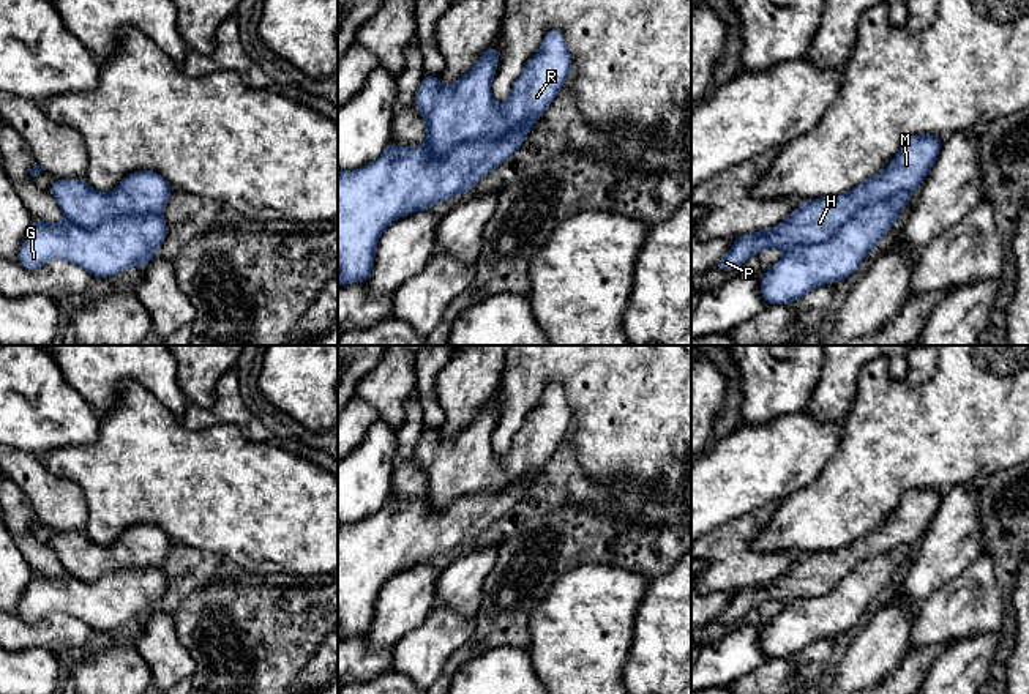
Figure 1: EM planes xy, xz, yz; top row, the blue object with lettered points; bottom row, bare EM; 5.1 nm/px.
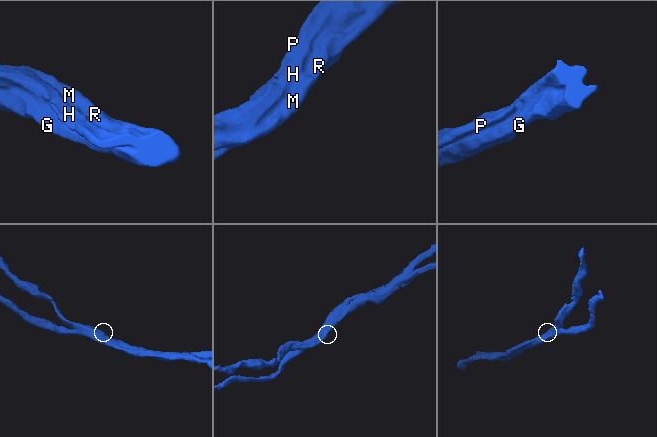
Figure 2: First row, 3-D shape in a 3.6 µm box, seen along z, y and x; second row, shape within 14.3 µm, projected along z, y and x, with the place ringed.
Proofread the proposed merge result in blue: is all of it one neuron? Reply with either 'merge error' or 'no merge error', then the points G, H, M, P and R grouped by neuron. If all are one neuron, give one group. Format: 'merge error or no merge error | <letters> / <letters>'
merge error | G / H M P R

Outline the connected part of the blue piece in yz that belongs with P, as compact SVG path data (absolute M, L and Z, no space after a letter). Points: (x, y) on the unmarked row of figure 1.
M930 487L909 489L882 525L835 552L800 555L789 571L772 582L740 588L713 621L734 623L769 601L791 603L827 595L860 563L919 543L934 519L942 495L944 491Z

